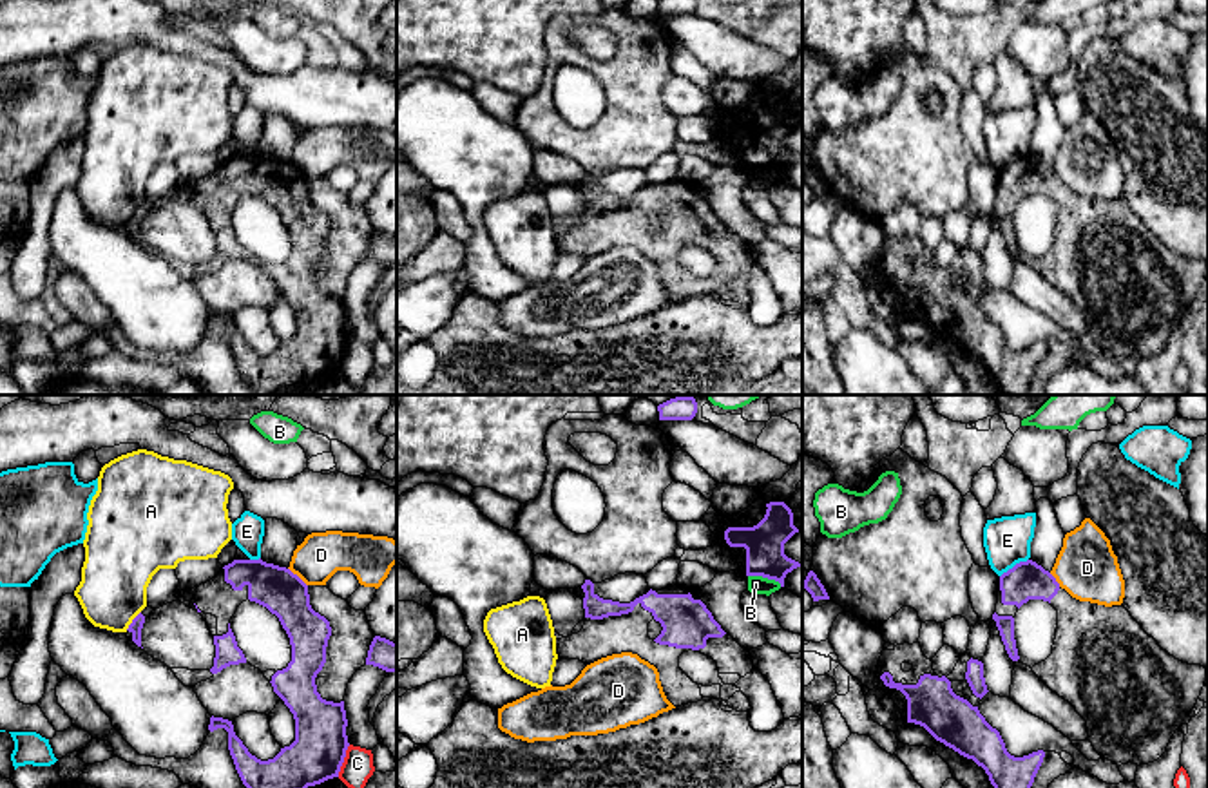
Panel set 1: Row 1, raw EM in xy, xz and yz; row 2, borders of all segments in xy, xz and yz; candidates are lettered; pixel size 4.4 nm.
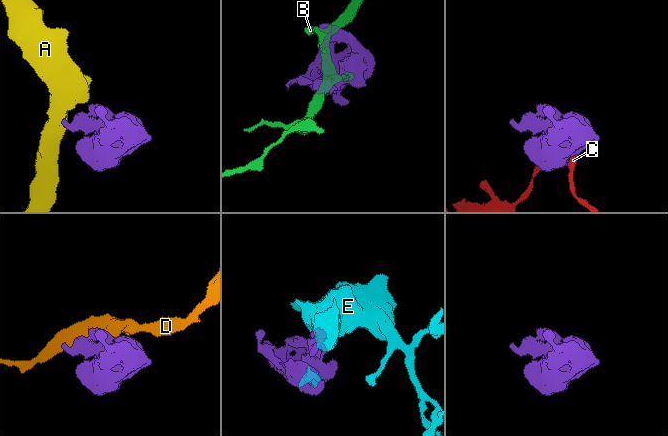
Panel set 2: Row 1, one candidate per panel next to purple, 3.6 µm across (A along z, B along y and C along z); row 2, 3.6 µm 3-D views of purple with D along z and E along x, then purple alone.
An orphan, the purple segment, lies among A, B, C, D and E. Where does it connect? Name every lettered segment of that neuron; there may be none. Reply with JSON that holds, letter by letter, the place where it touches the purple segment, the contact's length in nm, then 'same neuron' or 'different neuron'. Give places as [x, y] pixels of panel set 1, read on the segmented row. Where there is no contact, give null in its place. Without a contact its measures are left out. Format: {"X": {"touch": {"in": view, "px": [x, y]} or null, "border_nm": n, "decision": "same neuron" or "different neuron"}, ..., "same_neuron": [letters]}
{"A": {"touch": {"in": "xy", "px": [133, 620]}, "border_nm": 110, "decision": "different neuron"}, "B": {"touch": {"in": "xz", "px": [765, 576]}, "border_nm": 160, "decision": "different neuron"}, "C": {"touch": {"in": "xy", "px": [343, 761]}, "border_nm": 160, "decision": "different neuron"}, "D": {"touch": {"in": "xy", "px": [297, 576]}, "border_nm": 120, "decision": "different neuron"}, "E": {"touch": {"in": "yz", "px": [1015, 566]}, "border_nm": 150, "decision": "different neuron"}, "same_neuron": []}

